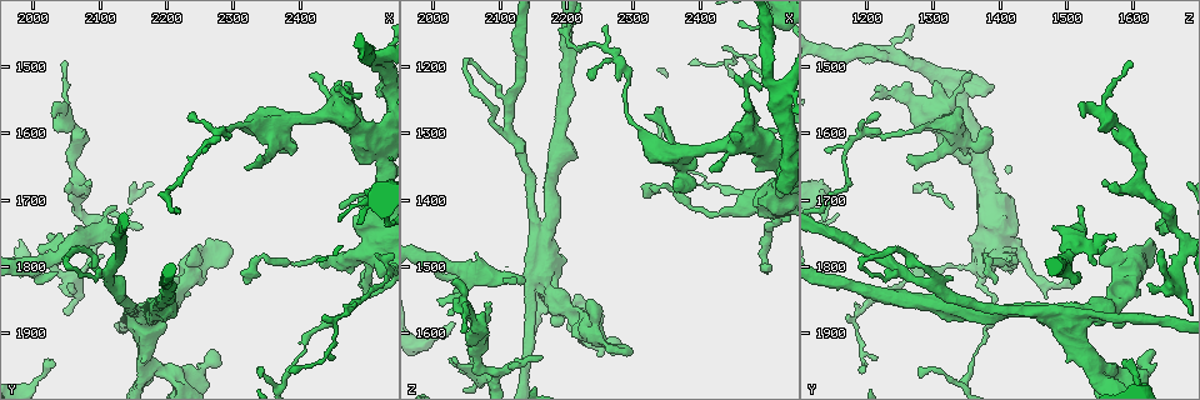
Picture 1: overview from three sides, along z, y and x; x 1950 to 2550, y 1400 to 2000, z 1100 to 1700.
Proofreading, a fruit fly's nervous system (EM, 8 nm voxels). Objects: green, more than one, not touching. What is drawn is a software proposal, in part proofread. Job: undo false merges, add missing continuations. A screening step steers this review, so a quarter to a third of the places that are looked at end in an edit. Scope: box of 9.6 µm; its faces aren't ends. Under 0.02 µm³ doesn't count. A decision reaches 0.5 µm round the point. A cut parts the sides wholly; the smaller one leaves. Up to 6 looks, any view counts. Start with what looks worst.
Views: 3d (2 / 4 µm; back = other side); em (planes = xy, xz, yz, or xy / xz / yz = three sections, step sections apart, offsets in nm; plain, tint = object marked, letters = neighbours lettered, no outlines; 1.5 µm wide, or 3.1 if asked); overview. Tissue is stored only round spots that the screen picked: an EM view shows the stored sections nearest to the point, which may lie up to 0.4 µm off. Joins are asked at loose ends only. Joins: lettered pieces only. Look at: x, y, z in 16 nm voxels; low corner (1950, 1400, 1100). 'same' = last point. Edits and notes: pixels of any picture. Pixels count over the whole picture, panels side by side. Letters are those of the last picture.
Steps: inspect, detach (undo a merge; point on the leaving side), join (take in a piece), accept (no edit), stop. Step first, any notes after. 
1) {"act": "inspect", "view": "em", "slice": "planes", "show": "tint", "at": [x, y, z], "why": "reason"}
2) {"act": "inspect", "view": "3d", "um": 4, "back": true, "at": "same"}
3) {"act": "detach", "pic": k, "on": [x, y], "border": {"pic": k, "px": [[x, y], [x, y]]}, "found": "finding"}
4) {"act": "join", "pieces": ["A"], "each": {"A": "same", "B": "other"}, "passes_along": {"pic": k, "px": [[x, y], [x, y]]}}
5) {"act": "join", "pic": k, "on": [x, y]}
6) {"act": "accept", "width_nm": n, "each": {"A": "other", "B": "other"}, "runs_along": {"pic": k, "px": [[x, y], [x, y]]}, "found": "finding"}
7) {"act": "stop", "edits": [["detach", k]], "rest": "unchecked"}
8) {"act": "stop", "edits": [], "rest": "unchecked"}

{"act": "inspect", "view": "em", "slice": "planes", "show": "letters", "at": [2160, 1745, 1640], "why": "branch stops here"}

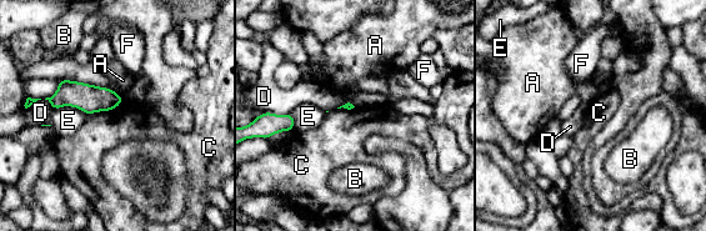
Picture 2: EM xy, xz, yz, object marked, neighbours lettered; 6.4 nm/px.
{"act": "accept", "longest_contact_nm": ["C", 260], "each": {"A": "other", "B": "other", "C": "other", "D": "other", "E": "other", "F": "other"}, "found": "none of them fits"}

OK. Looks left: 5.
{"act": "inspect", "view": "3d", "um": 2, "at": [2255, 1945, 1615], "why": "thin neck"}

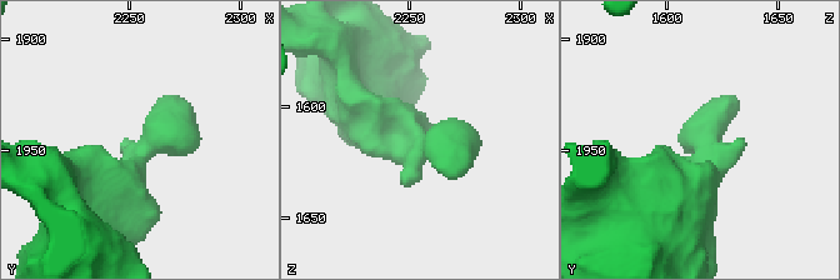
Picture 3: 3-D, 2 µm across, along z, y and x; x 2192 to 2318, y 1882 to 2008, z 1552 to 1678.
{"act": "inspect", "view": "em", "slice": "xy", "step": 8, "show": "tint", "at": [2258, 1950, 1618], "why": "shape alone is not enough"}

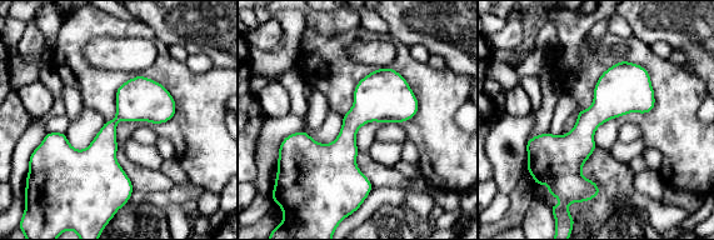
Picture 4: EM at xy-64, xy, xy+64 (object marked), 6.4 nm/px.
{"act": "inspect", "view": "em", "slice": "xz", "step": 4, "show": "letters", "at": "same"}

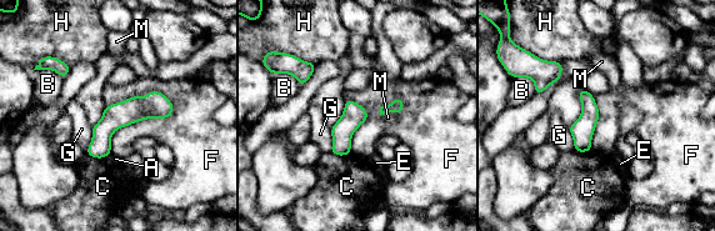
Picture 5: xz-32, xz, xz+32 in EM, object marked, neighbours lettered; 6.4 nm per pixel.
{"act": "accept", "width_nm": 150, "each": {"A": "other", "B": "other", "C": "other", "E": "other", "F": "other", "G": "other", "H": "other", "M": "other"}, "border": {"pic": 5, "px": [[173, 103], [110, 151]]}, "found": "continuous, no second cell"}

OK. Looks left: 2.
{"act": "inspect", "view": "em", "slice": "planes", "show": "letters", "at": [2160, 1870, 1460], "why": "small branch off a trunk"}

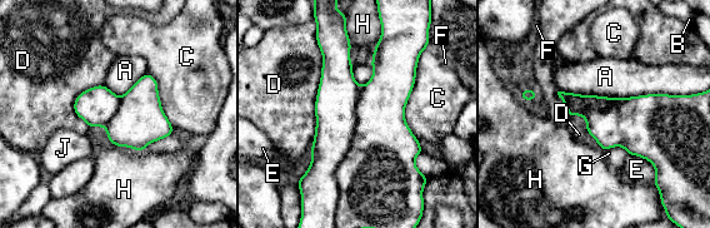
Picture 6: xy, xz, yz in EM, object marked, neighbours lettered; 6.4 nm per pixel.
{"act": "accept", "each": {"A": "other", "B": "other", "C": "other", "D": "other", "E": "other", "F": "other", "G": "other", "H": "other", "J": "other"}, "border": {"pic": 6, "px": [[558, 90], [608, 97], [683, 95]]}, "found": "one cell here"}

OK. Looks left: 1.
{"act": "stop", "edits": [], "rest": "unchecked"}

